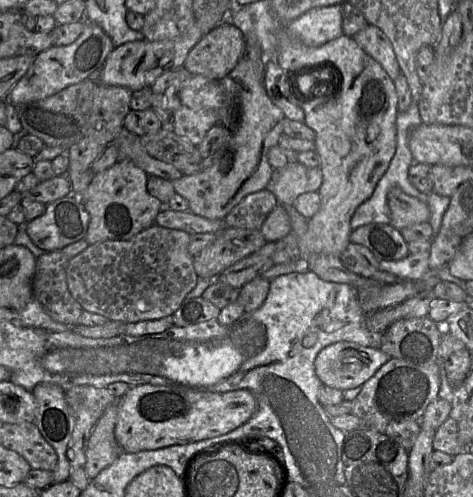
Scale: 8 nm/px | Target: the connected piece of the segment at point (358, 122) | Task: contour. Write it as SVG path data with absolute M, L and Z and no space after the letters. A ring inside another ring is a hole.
M281 25L276 32L275 61L284 70L296 71L293 72L295 76L312 73L315 70L325 71L328 75L324 88L329 96L305 103L298 101L297 97L297 104L305 112L303 122L315 132L315 150L319 155L319 166L323 173L323 180L318 190L321 206L308 220L306 247L314 253L340 257L351 242L350 222L354 212L359 205L371 197L395 155L398 113L395 83L374 58L366 53L352 37L345 34L321 46L308 46L292 36L285 25Z

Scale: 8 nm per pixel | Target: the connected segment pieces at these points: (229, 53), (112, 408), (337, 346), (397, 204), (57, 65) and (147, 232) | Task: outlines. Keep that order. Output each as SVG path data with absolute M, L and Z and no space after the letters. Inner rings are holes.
M223 21L189 51L183 68L192 75L221 80L244 55L243 33L230 21Z
M112 403L92 430L85 451L85 471L89 481L110 466L122 453L114 435L117 416L117 403Z
M340 341L320 351L314 367L323 385L345 391L362 386L390 359L376 346Z
M398 187L389 190L387 201L391 213L390 224L399 231L410 225L429 221L427 201L410 196Z
M85 20L85 27L79 37L71 44L51 46L38 53L25 75L13 86L6 102L17 105L40 100L62 89L81 82L100 70L109 53L114 49L111 38L97 24Z
M157 224L142 230L128 240L106 240L88 245L69 259L66 280L72 297L83 310L105 316L109 320L135 323L171 316L193 290L199 279L188 251L191 235L182 230L168 229Z

